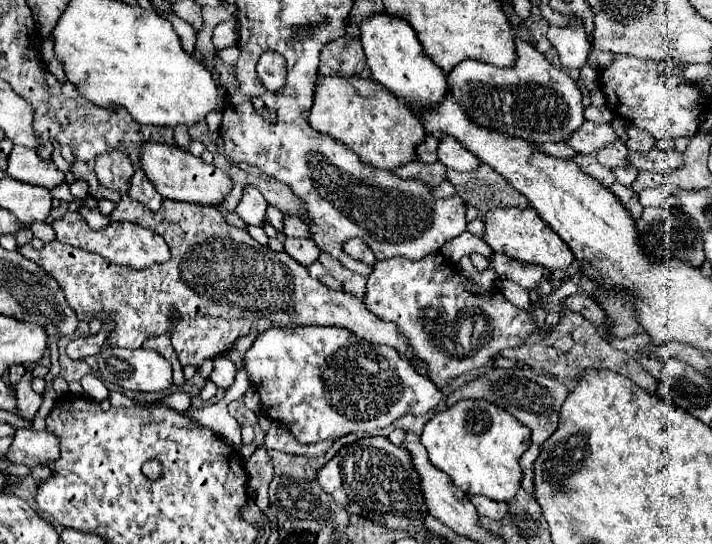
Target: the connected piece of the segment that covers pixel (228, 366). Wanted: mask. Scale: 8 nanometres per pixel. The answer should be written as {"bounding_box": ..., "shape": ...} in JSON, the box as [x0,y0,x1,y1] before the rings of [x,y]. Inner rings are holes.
{"bounding_box":[211,355,237,389],"shape":[[[223,355],[215,357],[213,363],[215,363],[215,367],[213,367],[213,373],[211,373],[211,381],[221,389],[231,387],[235,373],[237,373],[237,365],[229,357],[223,357]]]}

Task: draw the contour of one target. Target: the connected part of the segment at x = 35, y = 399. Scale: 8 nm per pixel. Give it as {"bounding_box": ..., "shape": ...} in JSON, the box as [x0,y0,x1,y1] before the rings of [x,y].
{"bounding_box":[17,369,43,419],"shape":[[[27,369],[21,383],[17,385],[17,405],[19,405],[19,417],[25,417],[25,419],[33,419],[43,397],[37,395],[33,389],[31,389],[31,381],[33,381],[33,375],[31,371]]]}

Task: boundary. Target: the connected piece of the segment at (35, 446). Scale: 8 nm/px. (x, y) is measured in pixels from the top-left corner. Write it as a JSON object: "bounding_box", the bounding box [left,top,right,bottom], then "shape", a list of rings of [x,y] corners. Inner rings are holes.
{"bounding_box":[5,429,59,467],"shape":[[[17,429],[5,457],[11,459],[11,463],[23,463],[27,467],[55,461],[59,459],[59,437],[45,429]]]}

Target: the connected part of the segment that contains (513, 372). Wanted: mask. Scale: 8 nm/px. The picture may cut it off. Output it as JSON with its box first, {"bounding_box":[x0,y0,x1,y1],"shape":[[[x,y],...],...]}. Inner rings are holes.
{"bounding_box":[445,367,569,445],"shape":[[[495,367],[489,373],[485,373],[481,379],[475,379],[471,383],[467,383],[463,389],[451,393],[445,403],[447,403],[447,407],[451,407],[461,399],[491,401],[491,403],[511,411],[513,417],[517,417],[521,423],[525,423],[535,435],[535,445],[541,445],[557,429],[559,409],[561,409],[563,401],[567,399],[567,395],[569,395],[569,389],[563,383],[559,383],[557,379],[539,375],[533,369],[499,369],[499,367]]]}

